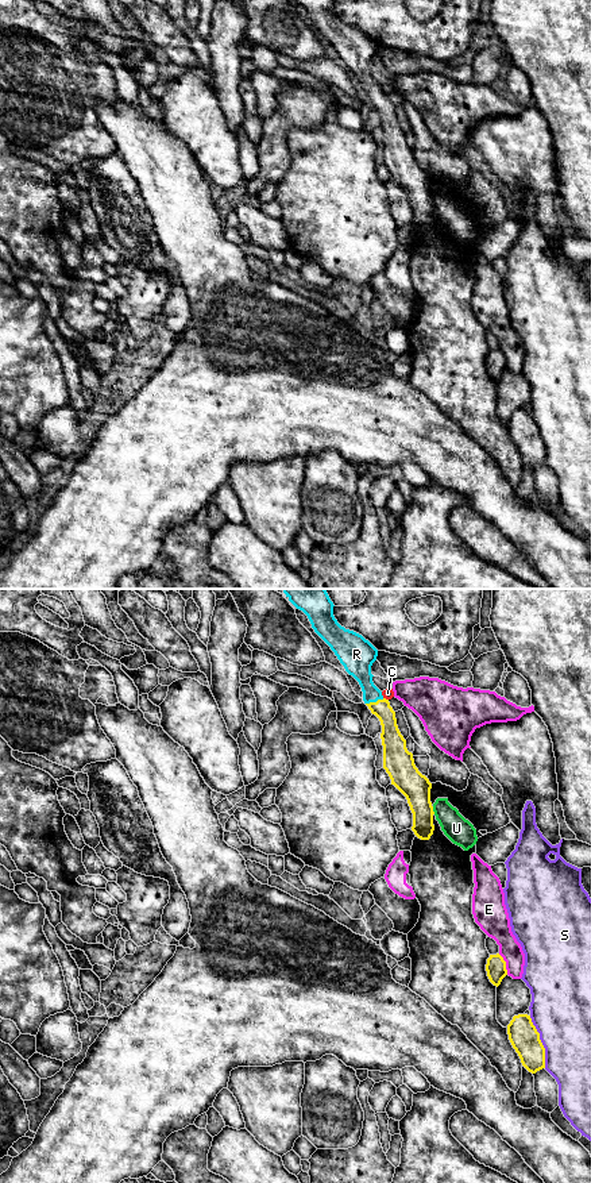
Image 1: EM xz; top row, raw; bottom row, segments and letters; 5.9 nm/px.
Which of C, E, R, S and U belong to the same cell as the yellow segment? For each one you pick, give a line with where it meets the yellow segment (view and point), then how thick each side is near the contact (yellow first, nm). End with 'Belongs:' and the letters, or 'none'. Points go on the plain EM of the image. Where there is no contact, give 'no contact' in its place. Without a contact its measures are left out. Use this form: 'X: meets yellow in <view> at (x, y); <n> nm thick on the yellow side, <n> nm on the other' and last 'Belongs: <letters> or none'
R: meets yellow in xz at (374, 97); 130 nm thick on the yellow side, 150 nm on the other
Belongs: R

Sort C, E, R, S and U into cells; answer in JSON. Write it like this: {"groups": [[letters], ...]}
{"groups": [["C"], ["E"], ["R"], ["S"], ["U"]]}

